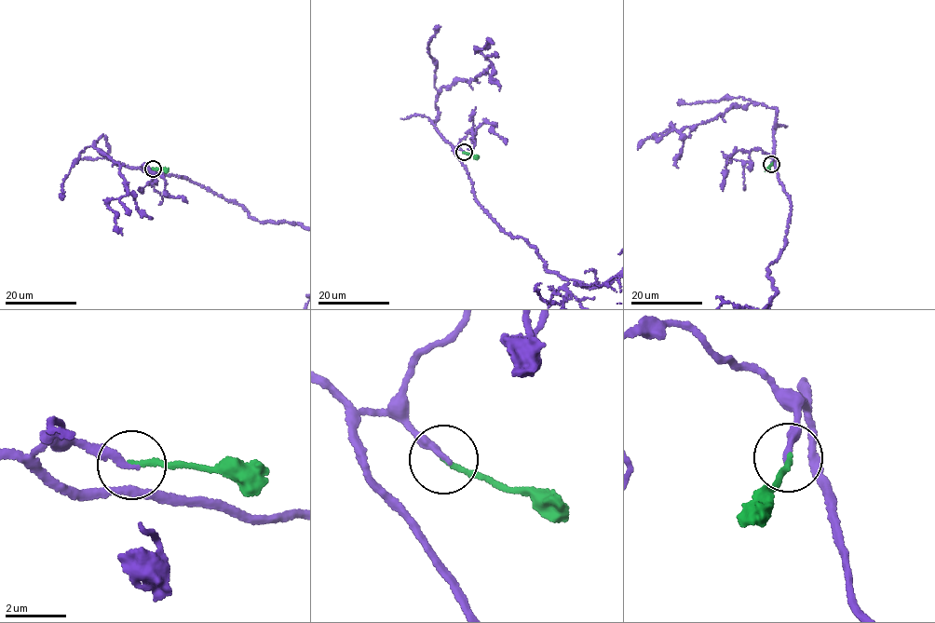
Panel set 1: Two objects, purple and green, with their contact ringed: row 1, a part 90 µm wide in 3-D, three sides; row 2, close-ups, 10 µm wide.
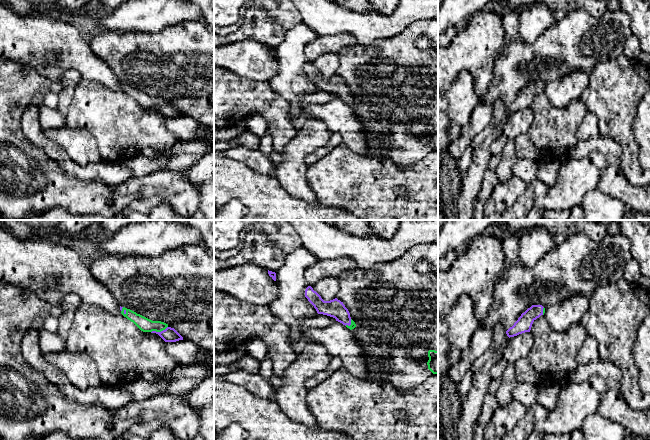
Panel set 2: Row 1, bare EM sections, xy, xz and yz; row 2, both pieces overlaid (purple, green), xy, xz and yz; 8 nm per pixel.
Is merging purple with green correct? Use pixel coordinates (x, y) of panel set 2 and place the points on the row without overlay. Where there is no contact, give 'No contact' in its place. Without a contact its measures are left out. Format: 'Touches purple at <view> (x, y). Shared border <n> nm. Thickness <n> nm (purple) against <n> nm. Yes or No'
Touches purple at xy (159, 108). Shared border 140 nm. Thickness 110 nm (purple) against 110 nm. Yes

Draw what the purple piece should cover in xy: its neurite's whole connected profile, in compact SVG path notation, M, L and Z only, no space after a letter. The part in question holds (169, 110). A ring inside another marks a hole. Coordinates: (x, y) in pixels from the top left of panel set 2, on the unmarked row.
M120 82L120 86L124 93L133 98L143 108L156 109L165 118L183 116L183 113L174 104L169 103L168 100L164 98L152 97L125 83Z

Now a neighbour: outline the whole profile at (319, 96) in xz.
M317 90L313 93L302 96L300 105L301 108L303 109L308 105L326 103L333 100L334 98L338 97L333 93L323 90Z

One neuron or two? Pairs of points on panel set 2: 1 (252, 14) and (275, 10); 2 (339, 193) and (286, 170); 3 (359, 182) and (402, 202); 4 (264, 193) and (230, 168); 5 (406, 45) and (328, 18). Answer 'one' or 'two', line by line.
1: two
2: two
3: one
4: one
5: two

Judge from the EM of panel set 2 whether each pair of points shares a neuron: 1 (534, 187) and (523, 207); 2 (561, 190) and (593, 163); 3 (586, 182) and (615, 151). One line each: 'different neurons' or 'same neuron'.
1: same neuron
2: same neuron
3: different neurons

